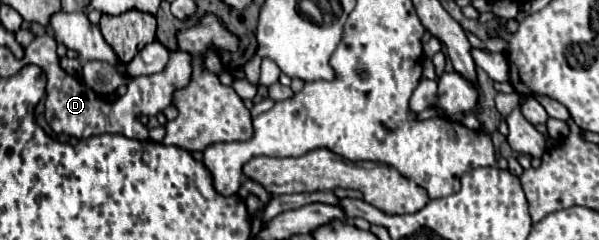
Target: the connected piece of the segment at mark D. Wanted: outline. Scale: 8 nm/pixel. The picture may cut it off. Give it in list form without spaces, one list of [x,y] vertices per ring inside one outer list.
[[[45,33],[43,37],[37,37],[31,41],[31,45],[25,49],[23,59],[19,59],[21,67],[25,65],[37,65],[43,69],[47,75],[47,89],[45,89],[45,119],[49,127],[59,135],[71,135],[71,137],[93,137],[101,133],[121,133],[125,137],[137,139],[137,141],[147,141],[149,139],[149,129],[139,121],[139,115],[157,115],[165,107],[173,105],[175,93],[179,89],[185,89],[191,83],[193,75],[193,61],[195,57],[187,51],[175,51],[171,53],[169,67],[161,71],[161,75],[145,75],[145,77],[135,77],[129,83],[129,89],[123,97],[119,97],[115,103],[109,103],[107,99],[95,95],[81,79],[65,73],[59,67],[59,57],[55,53],[55,39],[51,33]]]

